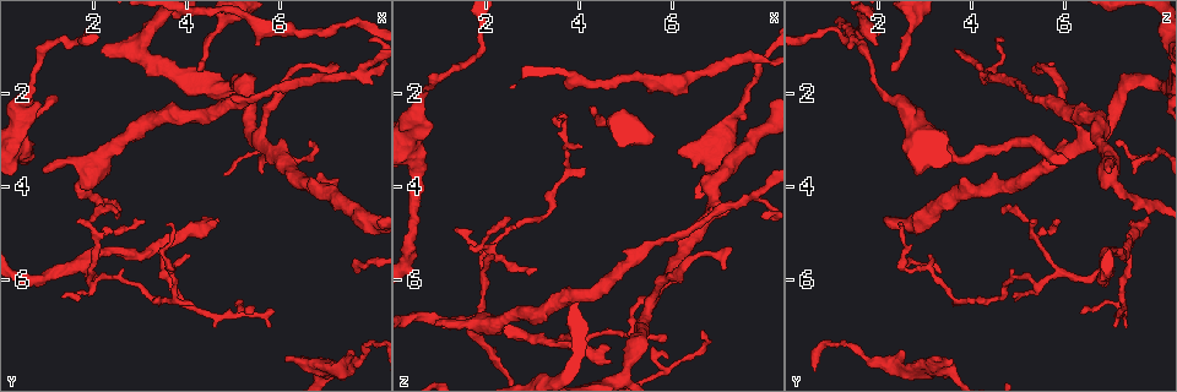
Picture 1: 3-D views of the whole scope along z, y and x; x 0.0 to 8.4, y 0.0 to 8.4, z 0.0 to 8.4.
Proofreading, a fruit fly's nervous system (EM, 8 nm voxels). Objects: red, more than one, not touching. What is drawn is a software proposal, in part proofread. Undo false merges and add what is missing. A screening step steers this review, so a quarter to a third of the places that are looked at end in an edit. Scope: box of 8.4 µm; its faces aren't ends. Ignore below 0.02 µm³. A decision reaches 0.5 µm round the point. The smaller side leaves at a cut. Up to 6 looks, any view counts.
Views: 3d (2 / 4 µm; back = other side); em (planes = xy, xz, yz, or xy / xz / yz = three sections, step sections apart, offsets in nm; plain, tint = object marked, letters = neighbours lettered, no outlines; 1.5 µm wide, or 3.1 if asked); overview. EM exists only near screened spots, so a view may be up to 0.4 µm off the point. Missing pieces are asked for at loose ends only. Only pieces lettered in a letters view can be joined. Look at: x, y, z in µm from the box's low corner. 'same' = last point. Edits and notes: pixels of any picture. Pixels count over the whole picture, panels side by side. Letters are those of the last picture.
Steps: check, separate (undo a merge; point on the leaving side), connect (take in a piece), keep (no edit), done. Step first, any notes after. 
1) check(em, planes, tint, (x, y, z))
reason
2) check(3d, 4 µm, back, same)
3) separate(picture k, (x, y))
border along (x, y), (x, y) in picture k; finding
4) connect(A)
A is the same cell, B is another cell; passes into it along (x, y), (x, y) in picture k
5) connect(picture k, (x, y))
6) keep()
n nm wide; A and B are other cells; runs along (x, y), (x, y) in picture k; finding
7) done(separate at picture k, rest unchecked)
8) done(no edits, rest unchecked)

check(3d, 4 µm, (4.15, 6.55, 3.65))
free end

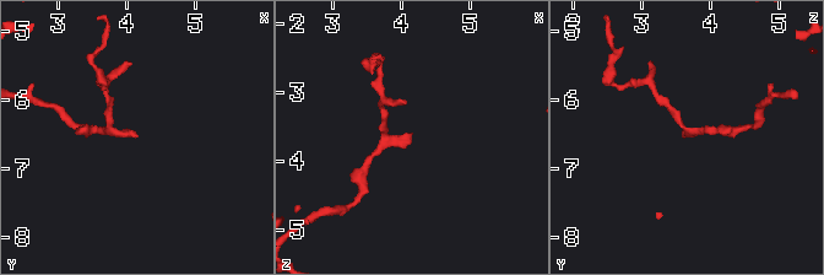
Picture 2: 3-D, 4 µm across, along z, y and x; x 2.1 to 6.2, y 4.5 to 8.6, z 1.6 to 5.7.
check(em, xz, step 8, tint, (4.15, 6.55, 3.65))
now the EM

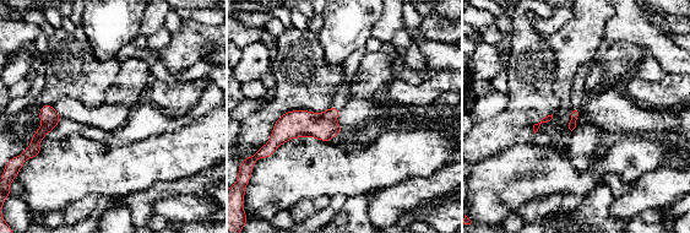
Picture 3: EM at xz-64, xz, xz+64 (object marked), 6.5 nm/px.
check(em, planes, letters, same)

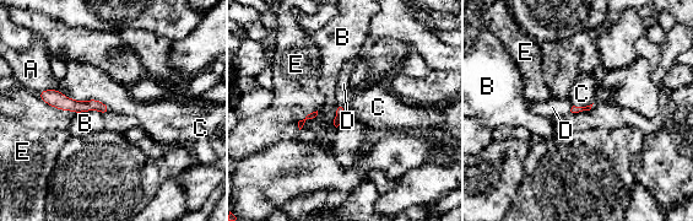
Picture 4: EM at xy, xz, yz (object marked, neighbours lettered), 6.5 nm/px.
connect(D)
D is the same cell, A, B, C and E are other cells; passes into it along (340, 108), (340, 104), (344, 84) in picture 4; the neuron continues

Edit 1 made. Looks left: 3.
check(overview)
see it whole again

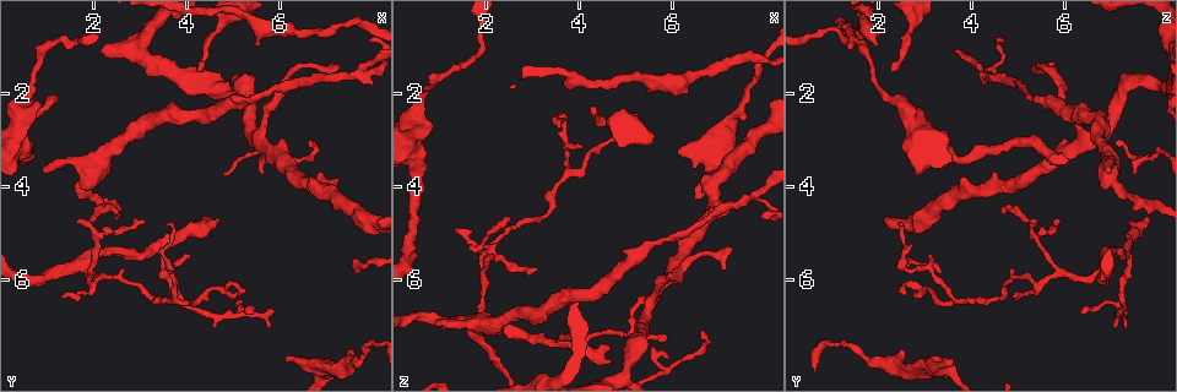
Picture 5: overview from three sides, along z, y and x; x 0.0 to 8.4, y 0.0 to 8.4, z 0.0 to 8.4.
check(em, planes, tint, (1.00, 3.70, 6.95))
free end

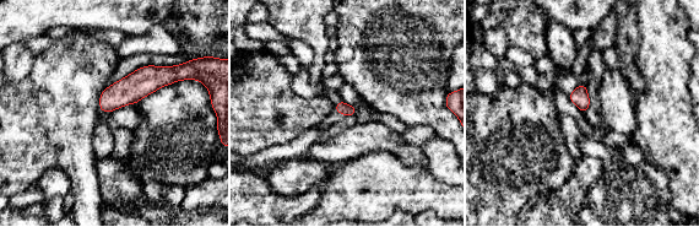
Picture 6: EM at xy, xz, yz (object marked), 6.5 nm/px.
check(em, planes, letters, same)

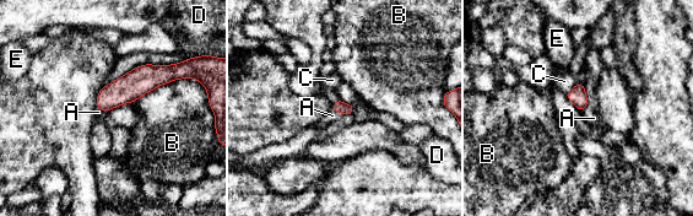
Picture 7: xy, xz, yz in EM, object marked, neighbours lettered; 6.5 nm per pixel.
connect(A)
B touches over 400 nm; A is the same cell, B, C, D and E are other cells; the neuron continues

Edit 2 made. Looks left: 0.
done(connect at picture 4, connect at picture 7, rest unchecked)

